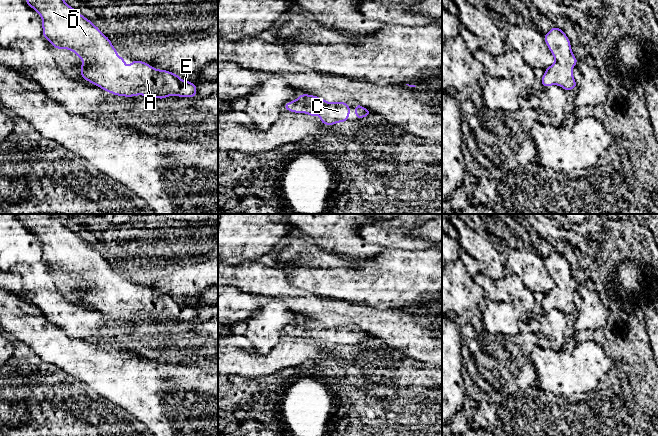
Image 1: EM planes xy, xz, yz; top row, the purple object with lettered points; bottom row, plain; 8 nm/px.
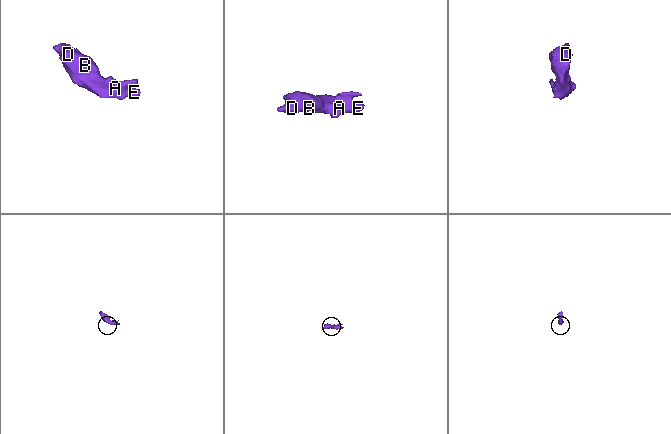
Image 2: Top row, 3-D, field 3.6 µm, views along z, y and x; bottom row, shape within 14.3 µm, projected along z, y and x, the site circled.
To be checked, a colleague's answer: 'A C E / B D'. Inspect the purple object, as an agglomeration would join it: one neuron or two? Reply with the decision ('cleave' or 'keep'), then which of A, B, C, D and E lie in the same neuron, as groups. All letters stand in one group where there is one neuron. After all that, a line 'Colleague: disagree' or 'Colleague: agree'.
keep; A B C D E
Colleague: disagree

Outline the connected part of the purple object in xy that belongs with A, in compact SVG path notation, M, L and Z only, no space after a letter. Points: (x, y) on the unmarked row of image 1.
M37 214L33 218L28 218L25 226L42 242L43 262L47 263L56 273L67 273L75 276L76 280L84 286L79 290L82 303L115 320L134 321L142 319L158 323L165 323L168 320L195 322L197 310L193 306L182 304L179 299L171 295L153 292L148 287L139 284L132 284L131 289L127 290L125 283L117 279L117 273L112 269L110 262L105 260L89 243L81 239L77 233L69 230L58 216Z

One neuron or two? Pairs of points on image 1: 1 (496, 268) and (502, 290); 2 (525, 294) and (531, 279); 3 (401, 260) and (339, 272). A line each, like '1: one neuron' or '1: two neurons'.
1: two neurons
2: two neurons
3: one neuron

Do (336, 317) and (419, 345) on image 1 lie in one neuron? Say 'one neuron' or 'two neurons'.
one neuron

